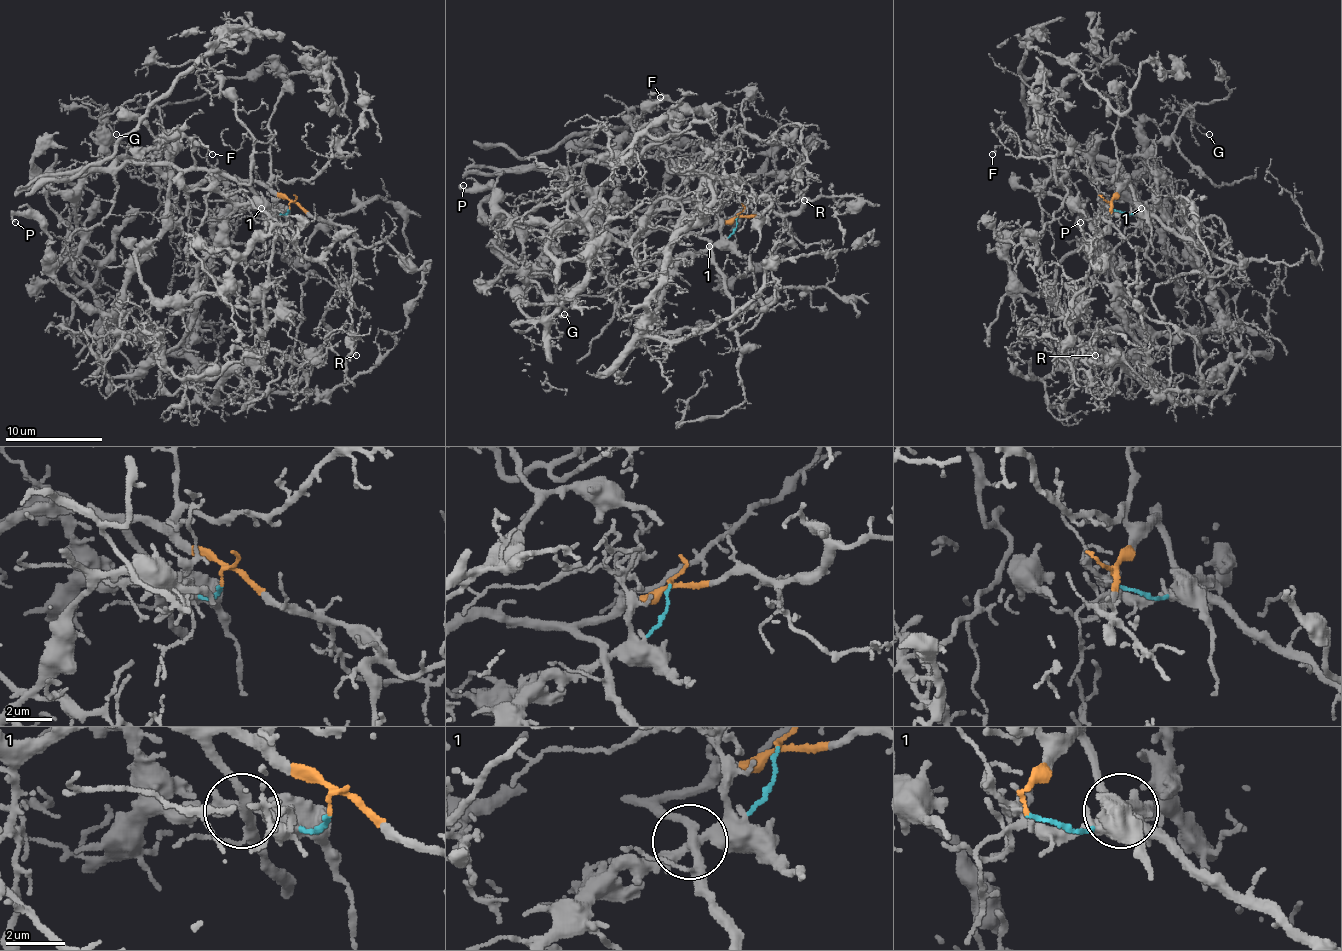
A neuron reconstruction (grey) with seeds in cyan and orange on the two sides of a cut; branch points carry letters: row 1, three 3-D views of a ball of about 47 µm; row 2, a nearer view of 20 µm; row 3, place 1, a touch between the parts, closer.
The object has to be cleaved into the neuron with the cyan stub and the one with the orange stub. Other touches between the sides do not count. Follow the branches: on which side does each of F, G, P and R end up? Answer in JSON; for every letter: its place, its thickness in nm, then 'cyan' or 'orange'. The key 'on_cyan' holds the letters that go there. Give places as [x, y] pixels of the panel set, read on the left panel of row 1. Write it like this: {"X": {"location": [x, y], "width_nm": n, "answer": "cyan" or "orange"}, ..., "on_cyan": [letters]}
{"F": {"location": [212, 154], "width_nm": 120, "answer": "orange"}, "G": {"location": [116, 134], "width_nm": 120, "answer": "orange"}, "P": {"location": [15, 222], "width_nm": 130, "answer": "cyan"}, "R": {"location": [356, 355], "width_nm": 120, "answer": "cyan"}, "on_cyan": ["P", "R"]}

